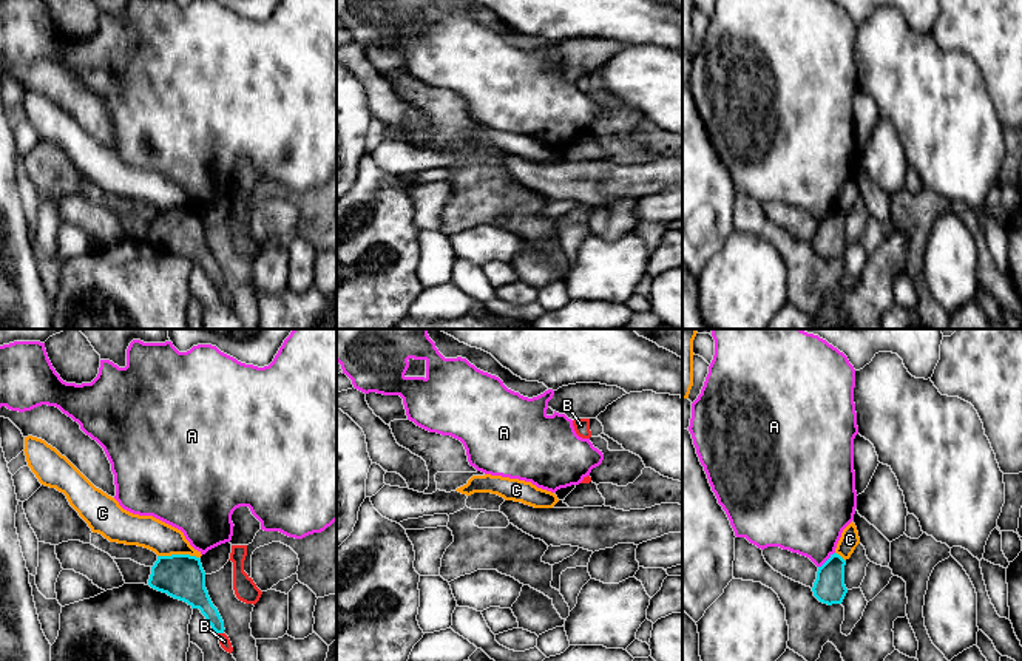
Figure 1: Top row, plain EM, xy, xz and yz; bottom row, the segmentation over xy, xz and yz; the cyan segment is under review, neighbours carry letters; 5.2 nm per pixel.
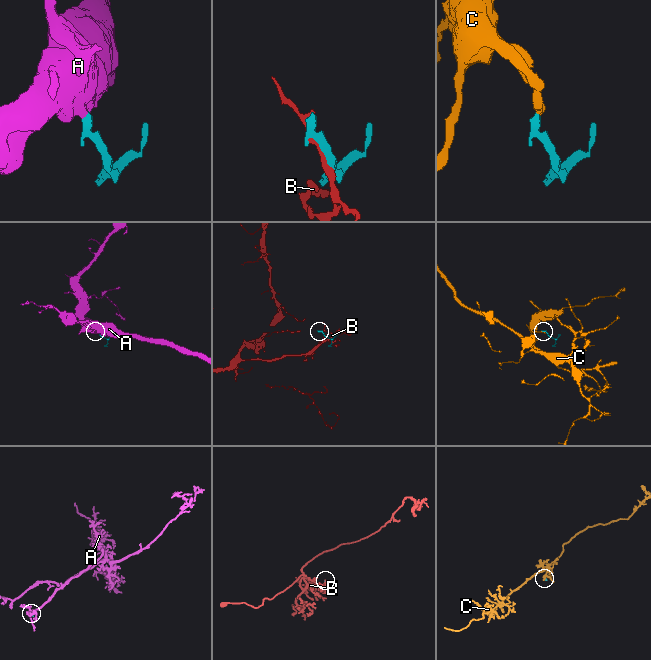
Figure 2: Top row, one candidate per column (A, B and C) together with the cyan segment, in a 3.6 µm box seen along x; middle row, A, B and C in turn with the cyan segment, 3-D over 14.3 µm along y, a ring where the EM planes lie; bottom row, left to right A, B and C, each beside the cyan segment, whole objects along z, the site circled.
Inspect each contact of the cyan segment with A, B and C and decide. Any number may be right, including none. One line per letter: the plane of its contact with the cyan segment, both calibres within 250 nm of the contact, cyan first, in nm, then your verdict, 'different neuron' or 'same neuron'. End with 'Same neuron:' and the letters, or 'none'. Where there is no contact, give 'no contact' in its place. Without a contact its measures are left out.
A: yz | 160/400 nm | different neuron
B: xy | 130/60 nm | different neuron
C: xy | 240/170 nm | different neuron
Same neuron: none

